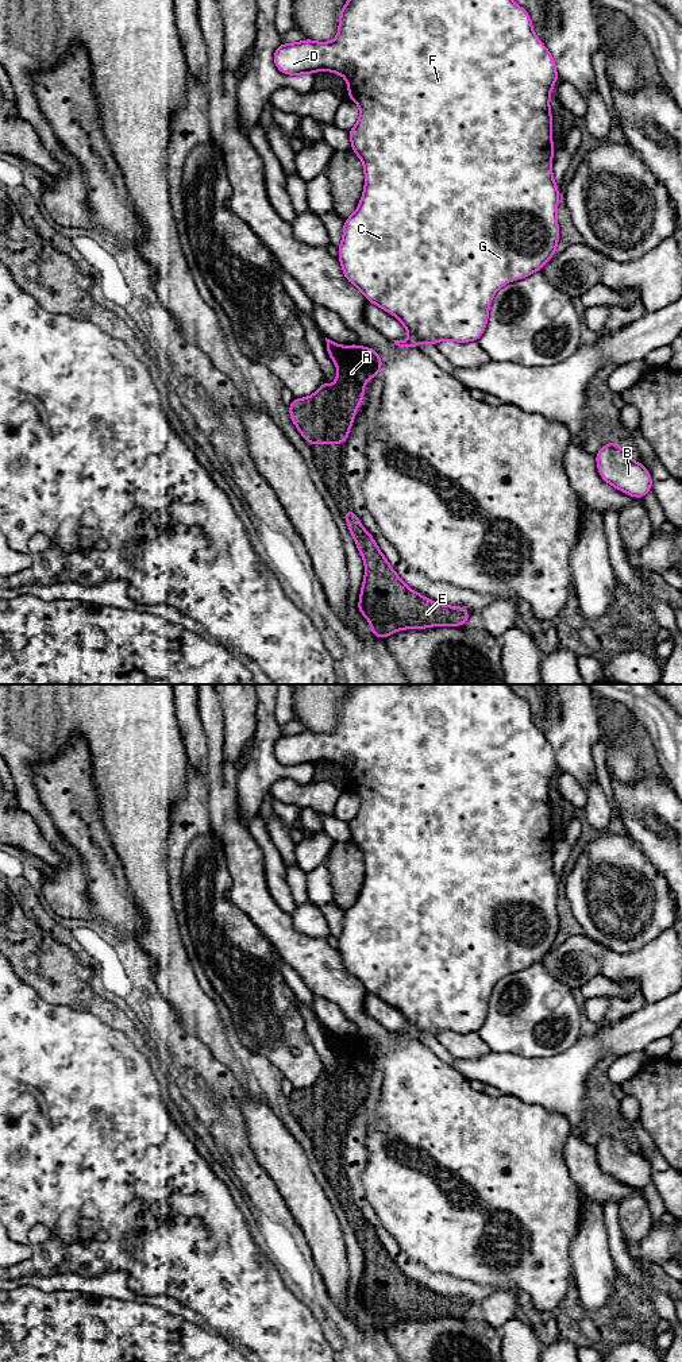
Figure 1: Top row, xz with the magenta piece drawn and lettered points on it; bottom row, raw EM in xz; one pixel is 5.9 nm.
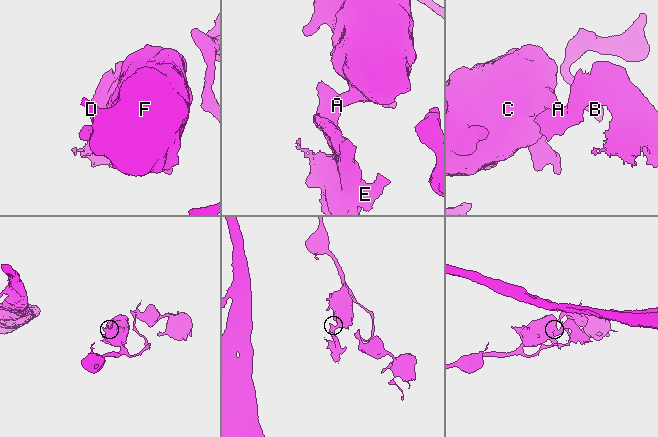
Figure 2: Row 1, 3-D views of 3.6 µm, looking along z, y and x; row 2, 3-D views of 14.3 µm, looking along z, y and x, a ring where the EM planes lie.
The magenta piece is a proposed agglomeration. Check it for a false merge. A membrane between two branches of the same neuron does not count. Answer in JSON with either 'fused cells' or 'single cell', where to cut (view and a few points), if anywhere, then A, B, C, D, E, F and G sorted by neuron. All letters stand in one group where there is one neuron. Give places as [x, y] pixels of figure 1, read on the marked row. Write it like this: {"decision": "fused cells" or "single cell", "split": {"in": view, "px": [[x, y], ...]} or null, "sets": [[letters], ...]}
{"decision": "fused cells", "split": {"in": "xz", "px": [[359, 347], [370, 377]]}, "sets": [["A", "E"], ["B", "C", "D", "F", "G"]]}

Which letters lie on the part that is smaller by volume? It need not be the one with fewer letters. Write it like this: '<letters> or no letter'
A, E

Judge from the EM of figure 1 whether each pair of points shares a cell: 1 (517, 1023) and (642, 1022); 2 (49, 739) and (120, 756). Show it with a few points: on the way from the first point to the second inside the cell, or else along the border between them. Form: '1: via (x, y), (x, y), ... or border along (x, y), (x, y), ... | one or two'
1: border along (580, 1038), (566, 1049), (551, 1056) | two
2: via (66, 726), (91, 726), (103, 739) | one

